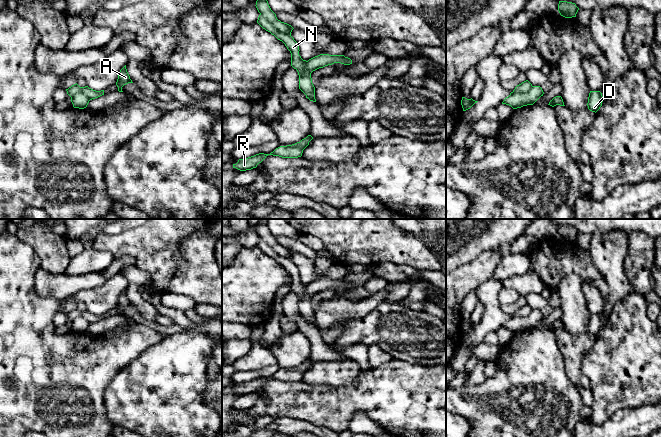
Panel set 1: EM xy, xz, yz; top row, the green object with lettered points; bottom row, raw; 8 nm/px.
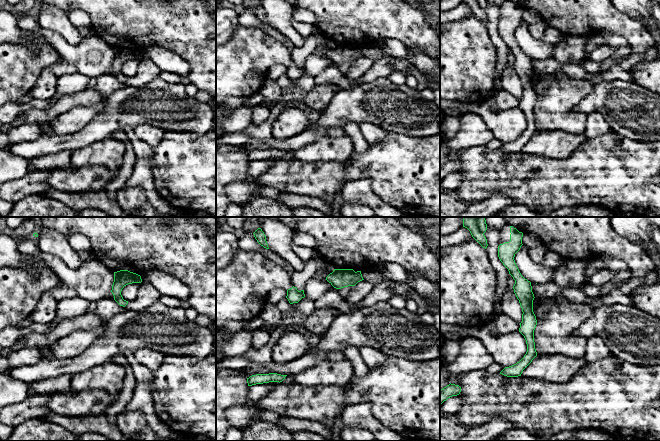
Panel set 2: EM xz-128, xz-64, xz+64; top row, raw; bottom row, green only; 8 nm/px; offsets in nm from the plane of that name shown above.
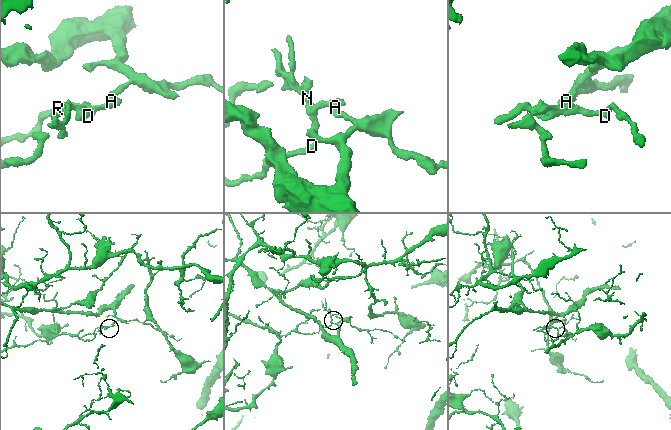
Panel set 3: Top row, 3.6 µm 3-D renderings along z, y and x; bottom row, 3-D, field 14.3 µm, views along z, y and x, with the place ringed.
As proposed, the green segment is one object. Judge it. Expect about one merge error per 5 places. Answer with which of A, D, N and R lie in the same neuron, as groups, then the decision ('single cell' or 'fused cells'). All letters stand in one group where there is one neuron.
A N / D R; fused cells

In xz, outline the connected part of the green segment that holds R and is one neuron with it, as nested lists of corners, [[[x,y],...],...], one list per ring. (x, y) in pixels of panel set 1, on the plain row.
[[[308,359],[306,362],[302,363],[300,366],[297,366],[292,369],[280,370],[276,372],[270,378],[259,377],[254,380],[239,383],[236,388],[233,388],[233,392],[236,392],[240,395],[251,394],[256,392],[259,387],[261,387],[268,379],[279,380],[282,382],[298,382],[302,380],[303,374],[309,369],[309,366],[313,363],[311,359]]]

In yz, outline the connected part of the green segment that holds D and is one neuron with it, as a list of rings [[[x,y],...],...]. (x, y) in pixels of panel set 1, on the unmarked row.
[[[590,315],[588,321],[588,333],[592,336],[597,336],[602,330],[603,320],[600,315]]]

